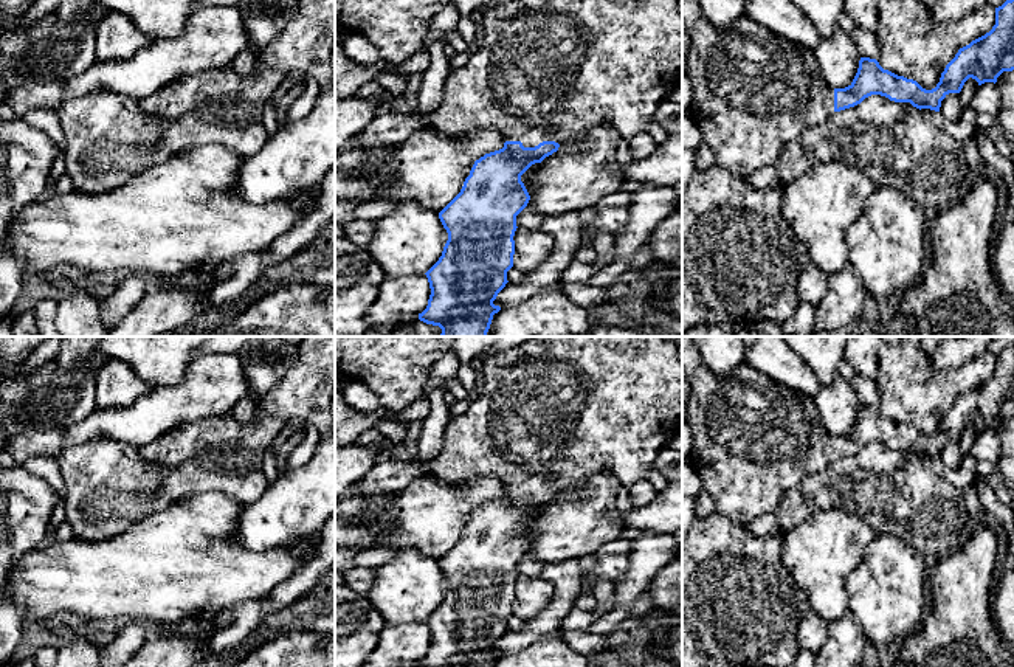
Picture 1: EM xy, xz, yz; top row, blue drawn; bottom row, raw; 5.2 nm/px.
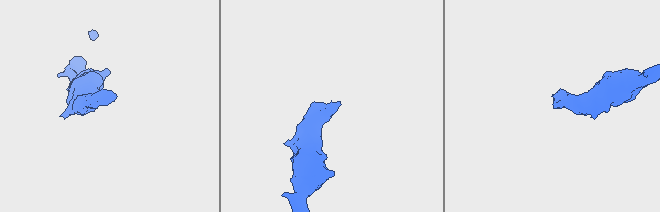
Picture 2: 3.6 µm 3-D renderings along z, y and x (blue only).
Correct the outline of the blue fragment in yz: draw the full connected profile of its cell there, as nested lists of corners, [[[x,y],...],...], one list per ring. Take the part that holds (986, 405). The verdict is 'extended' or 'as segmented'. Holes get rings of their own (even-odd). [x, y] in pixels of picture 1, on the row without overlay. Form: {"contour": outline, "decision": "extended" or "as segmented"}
{"contour": [[[682,337],[682,369],[692,388],[685,417],[693,436],[692,464],[702,489],[713,498],[716,512],[744,527],[760,515],[775,512],[786,490],[871,442],[910,450],[919,458],[940,459],[941,448],[949,441],[960,441],[969,425],[978,433],[995,431],[1003,419],[1014,417],[1014,346],[995,355],[992,377],[960,396],[932,437],[884,417],[870,405],[861,405],[857,420],[848,434],[833,436],[822,425],[814,397],[780,385],[746,361],[729,375],[716,375],[704,366],[693,337]]], "decision": "extended"}

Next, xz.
{"contour": [[[532,337],[529,341],[510,349],[495,352],[484,363],[484,386],[470,400],[467,411],[450,419],[445,430],[445,441],[440,453],[433,461],[433,472],[442,481],[467,479],[481,475],[495,475],[505,487],[504,495],[485,501],[474,509],[470,523],[465,526],[460,540],[439,560],[439,566],[448,580],[439,608],[425,620],[429,630],[431,642],[426,656],[419,661],[419,667],[493,667],[501,658],[495,653],[498,641],[505,634],[507,619],[513,614],[516,563],[527,554],[530,543],[521,529],[521,523],[535,510],[558,498],[560,492],[574,486],[585,484],[591,476],[602,473],[606,467],[622,486],[629,487],[634,482],[648,478],[656,467],[657,453],[679,434],[682,422],[682,358],[671,337]]], "decision": "extended"}

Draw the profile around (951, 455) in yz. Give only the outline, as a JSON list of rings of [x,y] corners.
[[[949,441],[941,448],[940,461],[949,468],[961,468],[963,454],[960,450],[960,441]]]

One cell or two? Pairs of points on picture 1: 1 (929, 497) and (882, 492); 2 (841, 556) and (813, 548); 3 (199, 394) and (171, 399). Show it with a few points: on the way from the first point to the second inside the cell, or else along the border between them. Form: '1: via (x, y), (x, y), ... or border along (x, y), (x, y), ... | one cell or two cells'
1: via (918, 497), (903, 497), (893, 492) | one cell
2: via (834, 549), (819, 549) | one cell
3: via (193, 396), (177, 399) | one cell

